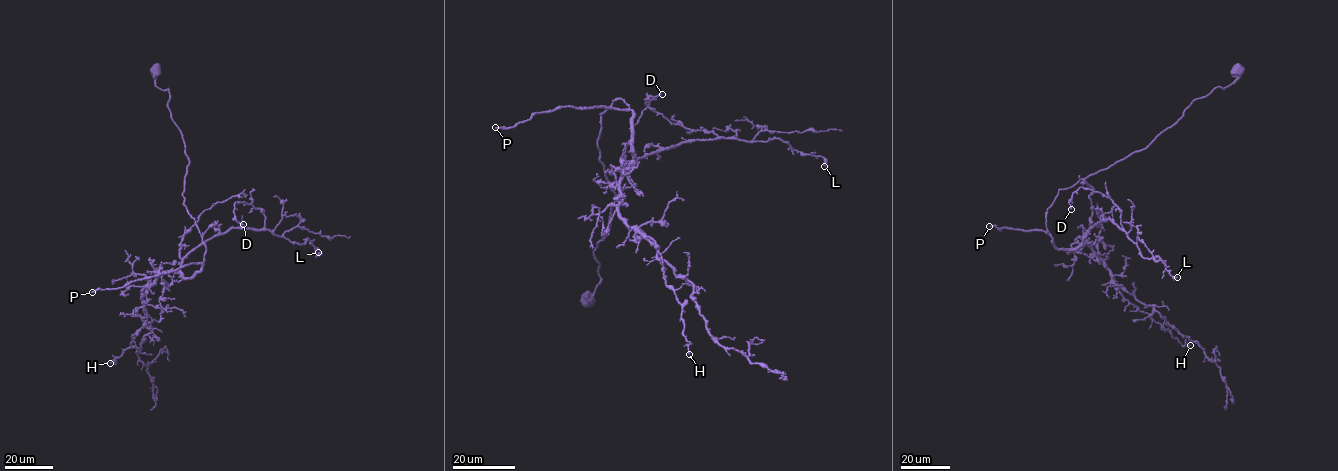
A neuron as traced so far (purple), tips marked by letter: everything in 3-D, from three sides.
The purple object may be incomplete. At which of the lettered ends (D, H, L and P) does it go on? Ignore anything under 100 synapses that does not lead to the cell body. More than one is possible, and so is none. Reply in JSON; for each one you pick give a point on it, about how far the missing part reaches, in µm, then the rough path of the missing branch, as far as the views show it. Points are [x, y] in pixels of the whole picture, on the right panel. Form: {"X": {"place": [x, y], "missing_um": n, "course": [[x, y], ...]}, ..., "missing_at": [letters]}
{"P": {"place": [989, 226], "missing_um": 100, "course": [[989, 226], [979, 225], [988, 234], [1007, 230], [1027, 243], [1052, 276], [1074, 284], [1087, 303]]}, "missing_at": ["P"]}

